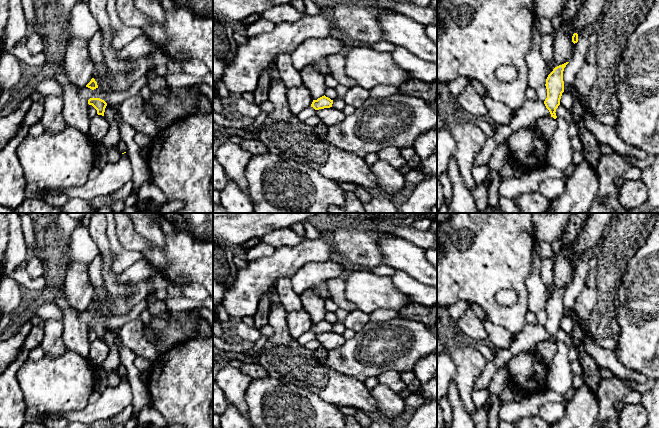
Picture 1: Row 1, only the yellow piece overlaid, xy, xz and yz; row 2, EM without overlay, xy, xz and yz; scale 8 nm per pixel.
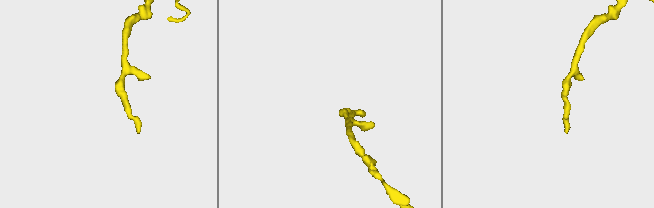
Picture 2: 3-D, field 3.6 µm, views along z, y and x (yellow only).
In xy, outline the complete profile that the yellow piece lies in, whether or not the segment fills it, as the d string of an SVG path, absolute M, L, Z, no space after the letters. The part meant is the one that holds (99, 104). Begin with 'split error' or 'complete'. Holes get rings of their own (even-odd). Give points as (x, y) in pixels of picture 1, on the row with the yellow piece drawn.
complete | M90 98L88 104L92 105L96 110L98 115L104 116L105 108L107 103L100 98Z

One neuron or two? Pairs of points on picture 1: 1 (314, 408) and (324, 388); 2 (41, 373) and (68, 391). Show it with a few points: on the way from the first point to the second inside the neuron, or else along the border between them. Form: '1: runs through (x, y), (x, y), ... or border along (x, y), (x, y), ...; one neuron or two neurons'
1: border along (300, 385), (338, 406); two neurons
2: runs through (48, 380), (53, 385), (61, 385); one neuron

